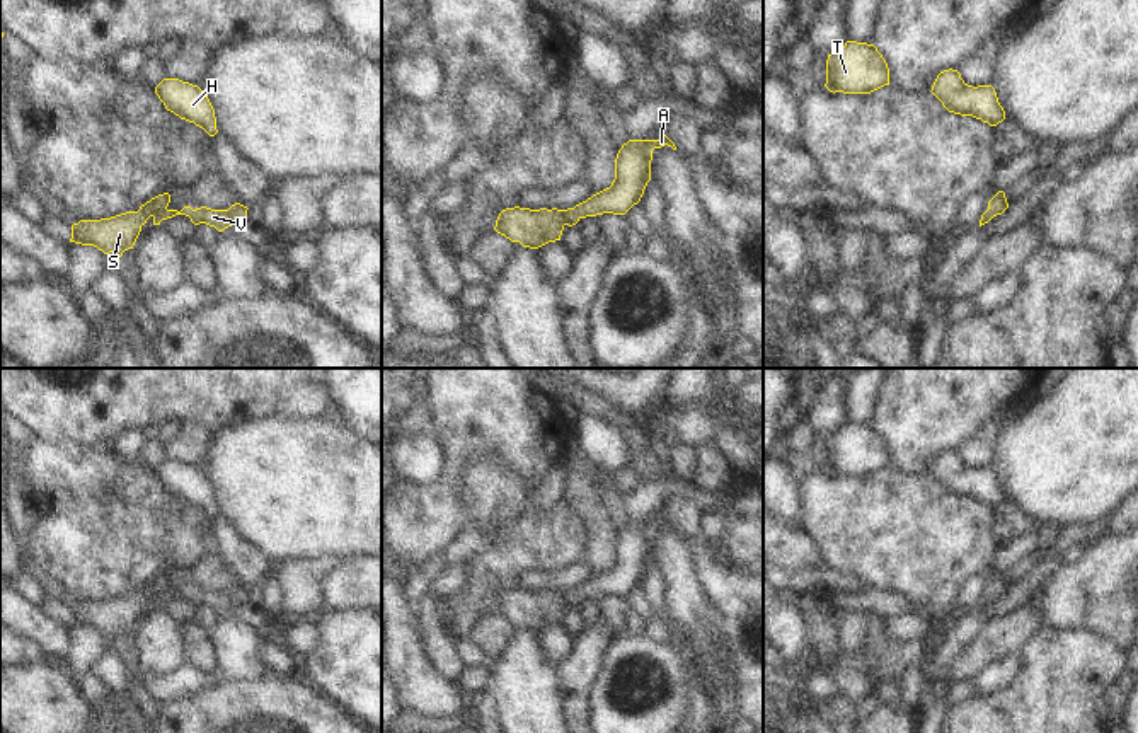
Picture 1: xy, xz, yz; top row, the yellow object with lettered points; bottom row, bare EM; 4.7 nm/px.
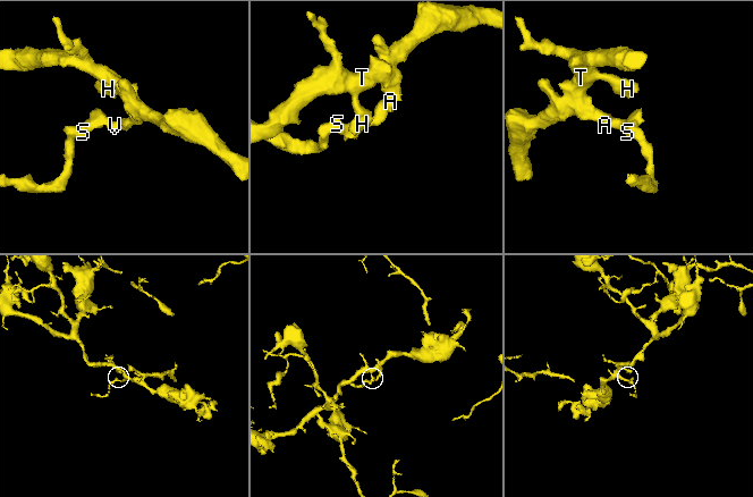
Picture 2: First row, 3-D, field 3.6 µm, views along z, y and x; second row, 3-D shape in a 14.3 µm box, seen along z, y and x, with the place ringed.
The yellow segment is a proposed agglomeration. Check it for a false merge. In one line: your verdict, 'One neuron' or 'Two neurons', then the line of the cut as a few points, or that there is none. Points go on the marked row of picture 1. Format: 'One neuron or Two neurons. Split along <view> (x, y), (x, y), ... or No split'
One neuron. No split.

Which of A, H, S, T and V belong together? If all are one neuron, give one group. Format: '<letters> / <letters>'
A H S T V

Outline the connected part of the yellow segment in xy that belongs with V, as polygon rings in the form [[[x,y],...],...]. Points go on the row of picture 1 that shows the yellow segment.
[[[164,193],[141,205],[138,211],[126,211],[101,220],[80,220],[72,225],[70,242],[94,245],[104,254],[114,252],[121,257],[124,251],[133,249],[141,227],[150,216],[153,218],[153,225],[160,225],[162,220],[186,215],[194,225],[206,223],[218,232],[223,232],[239,222],[245,222],[249,210],[247,206],[235,203],[228,210],[211,210],[206,206],[193,210],[191,206],[184,206],[177,211],[169,210],[169,203],[170,194]]]

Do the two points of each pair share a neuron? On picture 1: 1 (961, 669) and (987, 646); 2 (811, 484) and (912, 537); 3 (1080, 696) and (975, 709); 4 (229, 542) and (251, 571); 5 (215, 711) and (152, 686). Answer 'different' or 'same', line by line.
1: same
2: same
3: same
4: same
5: different

